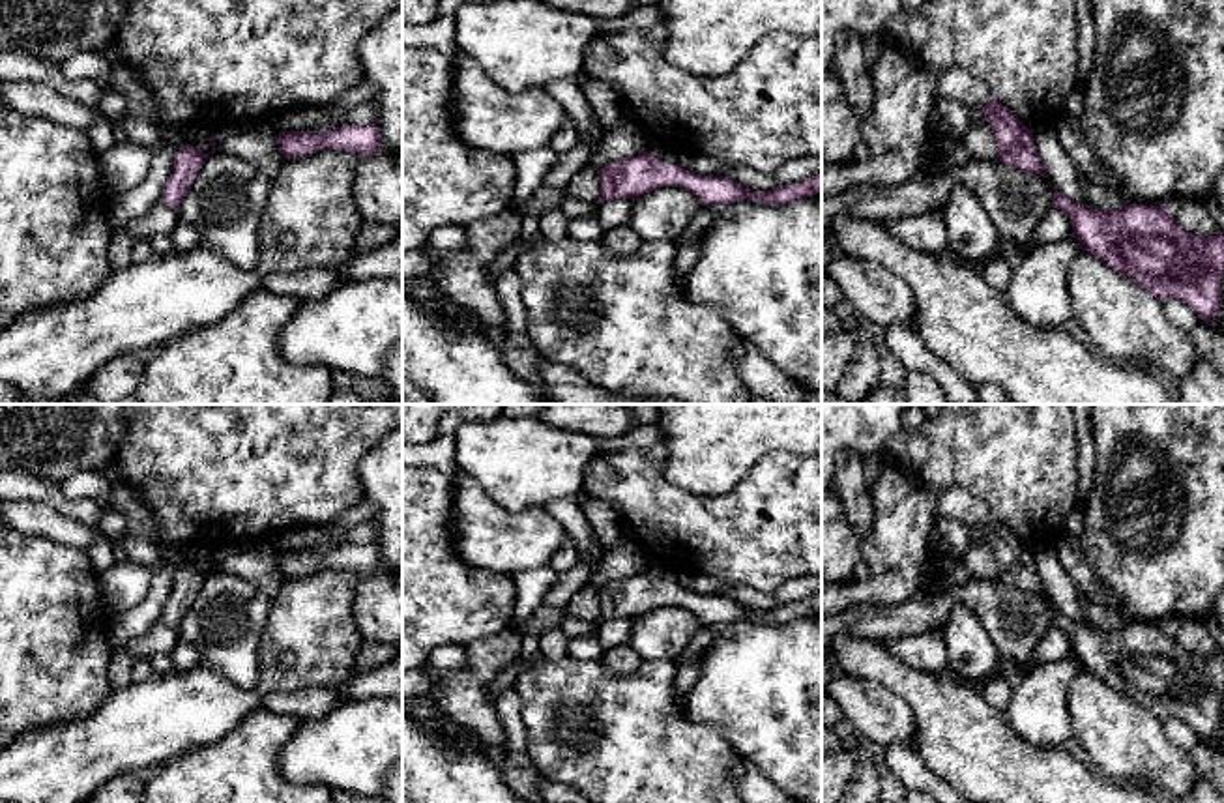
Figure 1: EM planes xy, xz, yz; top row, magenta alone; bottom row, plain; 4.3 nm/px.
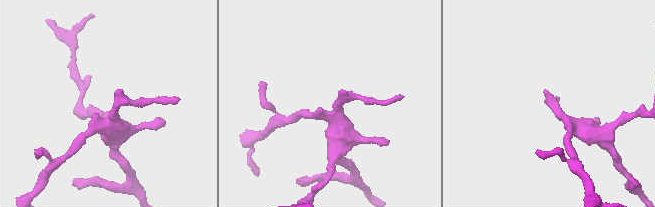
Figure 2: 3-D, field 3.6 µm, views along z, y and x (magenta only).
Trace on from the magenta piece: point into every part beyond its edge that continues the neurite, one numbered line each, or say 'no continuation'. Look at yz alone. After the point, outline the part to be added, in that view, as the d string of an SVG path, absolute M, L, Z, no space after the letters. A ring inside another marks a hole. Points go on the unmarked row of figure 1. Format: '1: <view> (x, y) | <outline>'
1: yz (955, 502) | M960 487L947 489L938 505L940 518L956 518L964 526L984 526L992 513L988 505Z

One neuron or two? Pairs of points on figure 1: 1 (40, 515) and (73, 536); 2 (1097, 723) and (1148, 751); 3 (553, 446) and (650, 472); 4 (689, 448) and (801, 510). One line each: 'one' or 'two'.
1: one
2: one
3: two
4: two

